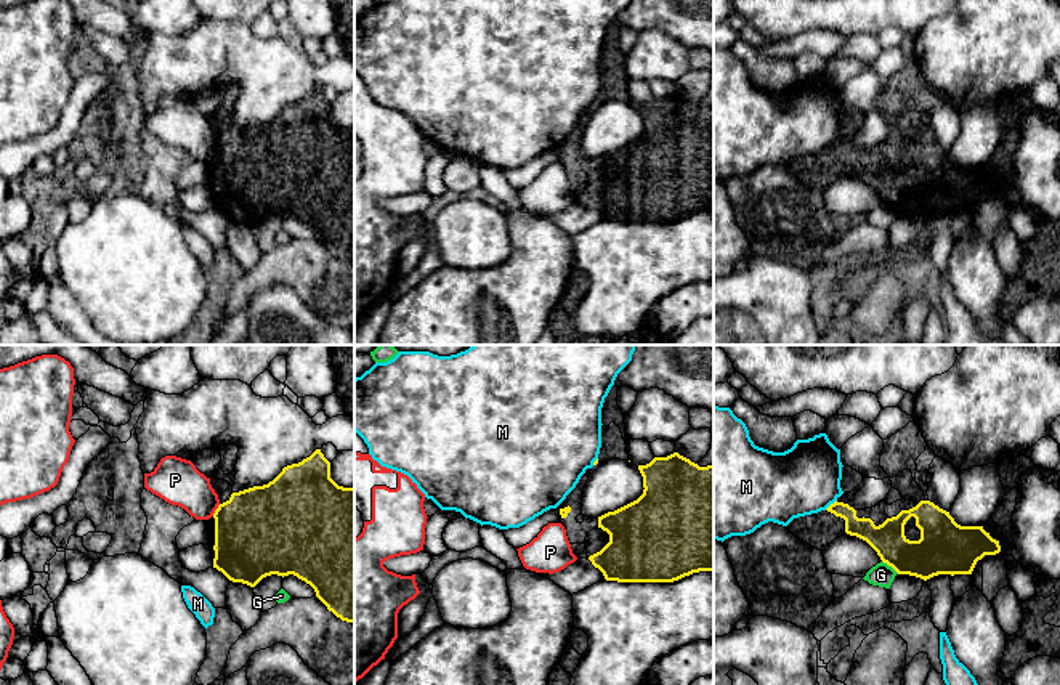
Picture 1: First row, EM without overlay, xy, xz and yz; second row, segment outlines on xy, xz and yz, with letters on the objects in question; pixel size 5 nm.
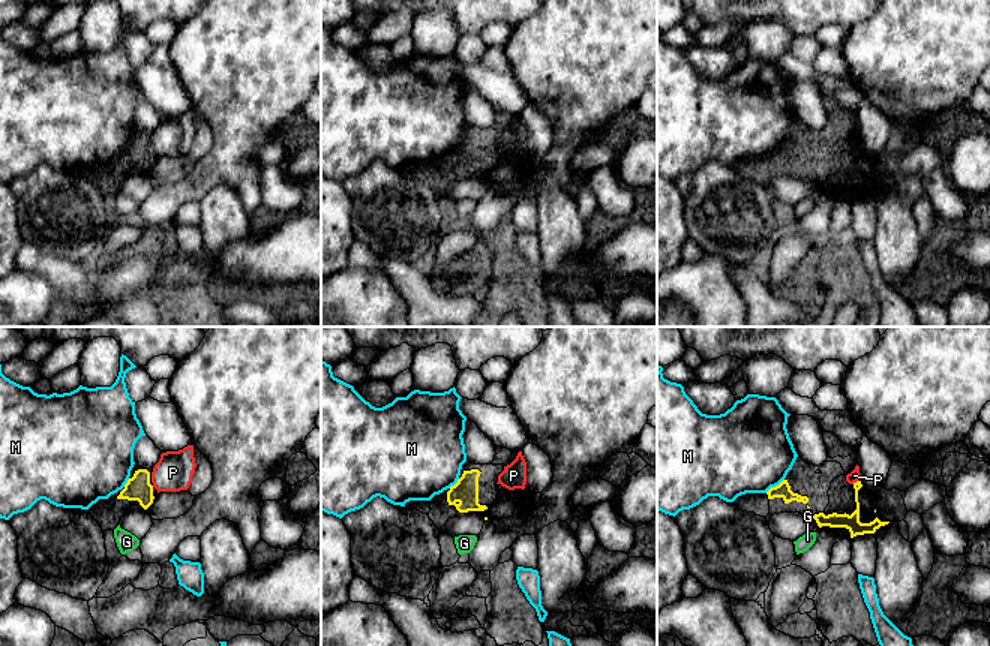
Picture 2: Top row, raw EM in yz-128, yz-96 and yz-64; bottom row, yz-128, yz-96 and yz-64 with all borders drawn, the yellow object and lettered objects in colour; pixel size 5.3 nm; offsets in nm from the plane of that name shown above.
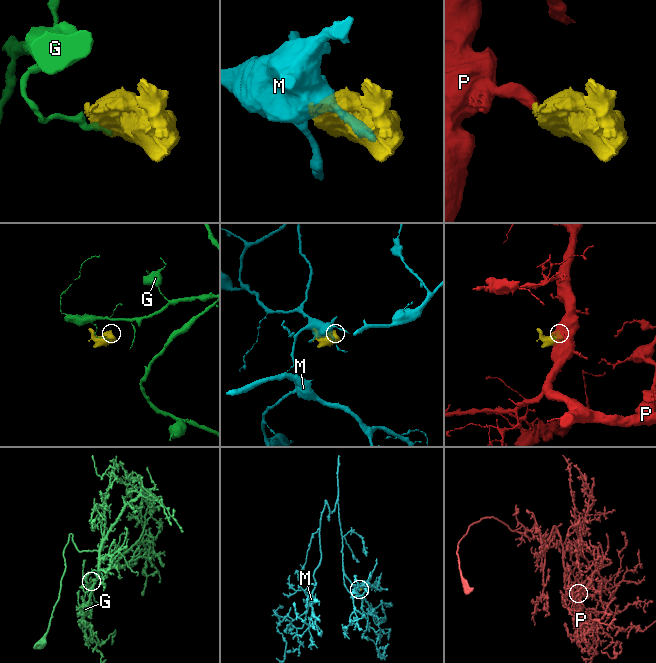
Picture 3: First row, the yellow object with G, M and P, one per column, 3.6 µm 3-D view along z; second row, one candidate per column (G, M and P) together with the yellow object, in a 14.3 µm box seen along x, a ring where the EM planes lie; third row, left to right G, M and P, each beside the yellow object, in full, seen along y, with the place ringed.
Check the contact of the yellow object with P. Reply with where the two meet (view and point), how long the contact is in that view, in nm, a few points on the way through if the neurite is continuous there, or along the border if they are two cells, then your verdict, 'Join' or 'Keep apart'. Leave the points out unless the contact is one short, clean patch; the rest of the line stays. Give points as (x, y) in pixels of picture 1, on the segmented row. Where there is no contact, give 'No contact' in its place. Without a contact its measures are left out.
Touches yellow at xy (215, 510). Shared border 80 nm. Boundary: xy (220, 504), (212, 515). Keep apart

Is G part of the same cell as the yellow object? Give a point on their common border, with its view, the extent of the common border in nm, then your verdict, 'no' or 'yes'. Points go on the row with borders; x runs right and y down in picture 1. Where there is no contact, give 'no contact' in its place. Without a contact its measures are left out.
yz (890, 565) | 110 nm | no

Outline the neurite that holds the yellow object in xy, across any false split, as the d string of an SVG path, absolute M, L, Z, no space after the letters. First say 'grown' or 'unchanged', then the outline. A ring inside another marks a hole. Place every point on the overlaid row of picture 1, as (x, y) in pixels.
unchanged; M321 449L282 468L268 484L253 486L220 504L215 518L213 568L229 581L255 587L263 578L293 574L310 584L316 597L337 618L354 624L354 486L338 486L330 478L330 462Z

